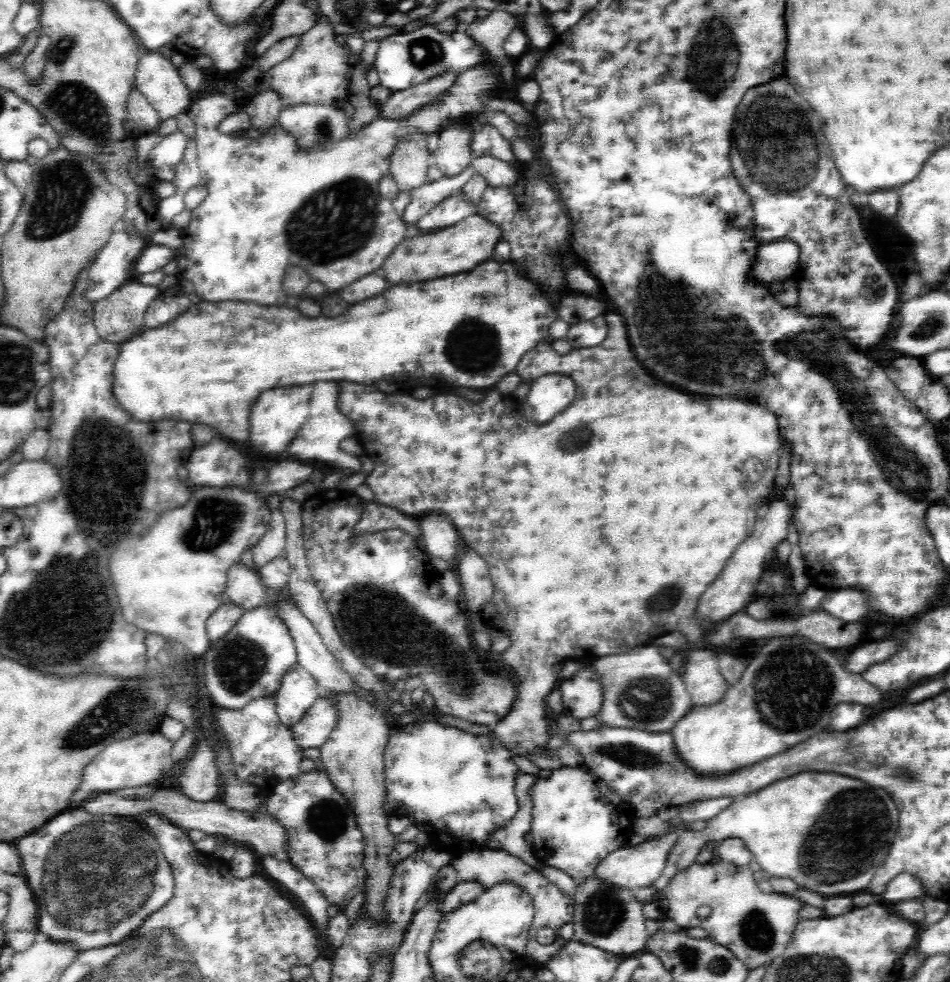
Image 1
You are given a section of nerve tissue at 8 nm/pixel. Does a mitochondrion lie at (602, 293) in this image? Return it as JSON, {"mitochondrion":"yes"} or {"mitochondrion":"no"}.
{"mitochondrion":"no"}

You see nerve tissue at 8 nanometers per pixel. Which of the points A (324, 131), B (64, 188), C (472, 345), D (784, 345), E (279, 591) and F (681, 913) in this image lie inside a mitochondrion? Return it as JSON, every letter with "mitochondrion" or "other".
{"A":"mitochondrion","B":"mitochondrion","C":"mitochondrion","D":"other","E":"other","F":"other"}

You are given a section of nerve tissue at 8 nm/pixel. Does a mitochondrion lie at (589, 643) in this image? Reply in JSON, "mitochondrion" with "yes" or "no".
{"mitochondrion":"no"}

